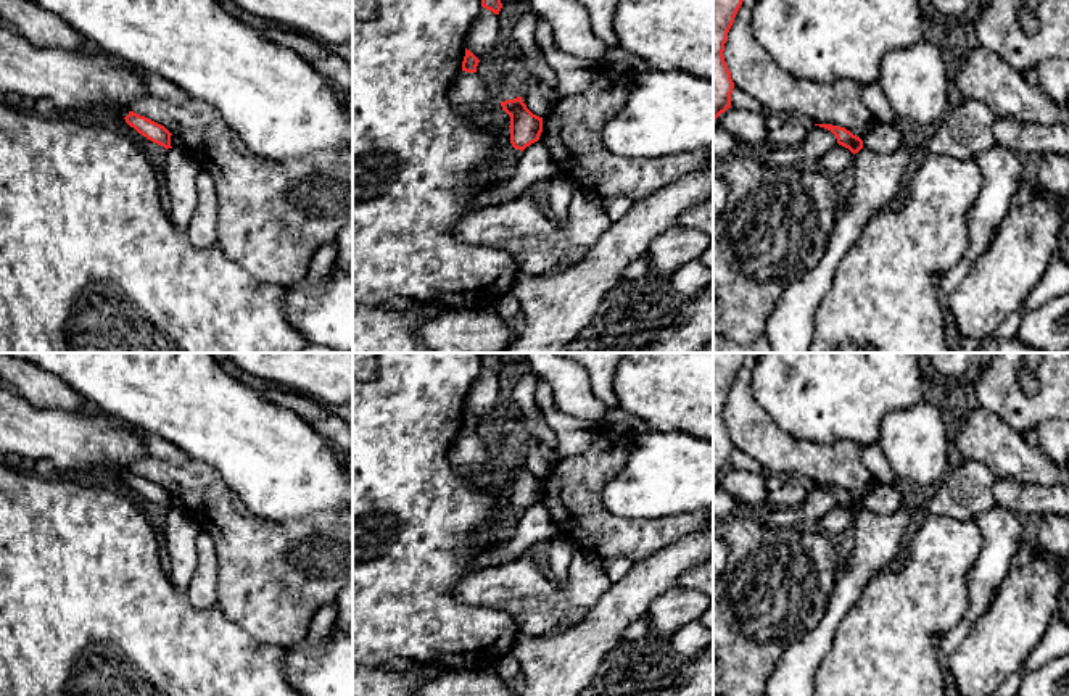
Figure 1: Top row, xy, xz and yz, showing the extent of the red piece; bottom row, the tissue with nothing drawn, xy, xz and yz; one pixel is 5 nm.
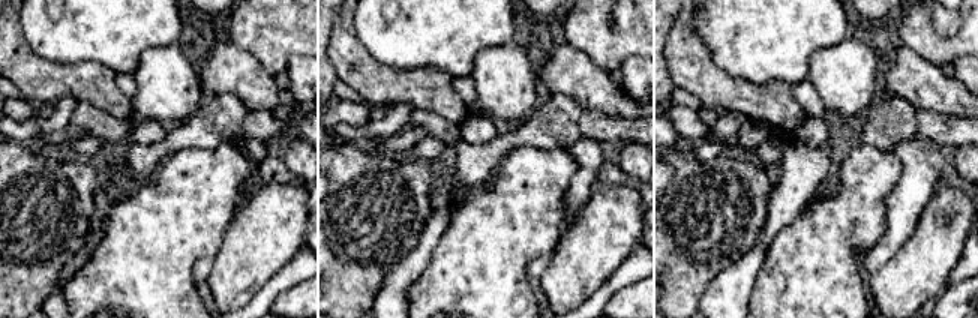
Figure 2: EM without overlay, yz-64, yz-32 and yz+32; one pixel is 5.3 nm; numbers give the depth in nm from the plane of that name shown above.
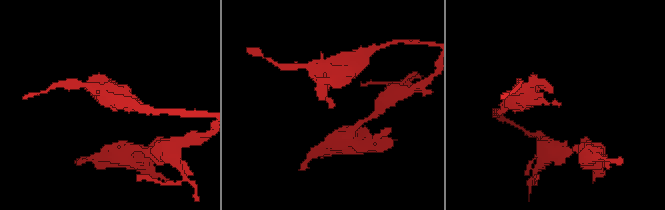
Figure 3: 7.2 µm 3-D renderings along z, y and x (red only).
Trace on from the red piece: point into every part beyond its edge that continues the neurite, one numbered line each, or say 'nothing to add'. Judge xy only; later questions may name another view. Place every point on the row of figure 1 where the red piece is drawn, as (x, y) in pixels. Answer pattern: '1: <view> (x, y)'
nothing to add

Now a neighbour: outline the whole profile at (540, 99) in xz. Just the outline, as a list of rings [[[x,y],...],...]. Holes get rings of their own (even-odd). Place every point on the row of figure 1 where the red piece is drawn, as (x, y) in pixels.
[[[528,79],[522,100],[533,114],[546,118],[557,103],[559,93],[543,82]]]

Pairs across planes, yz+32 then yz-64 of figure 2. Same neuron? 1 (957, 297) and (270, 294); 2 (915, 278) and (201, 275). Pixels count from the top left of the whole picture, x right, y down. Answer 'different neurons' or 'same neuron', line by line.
1: different neurons
2: different neurons

